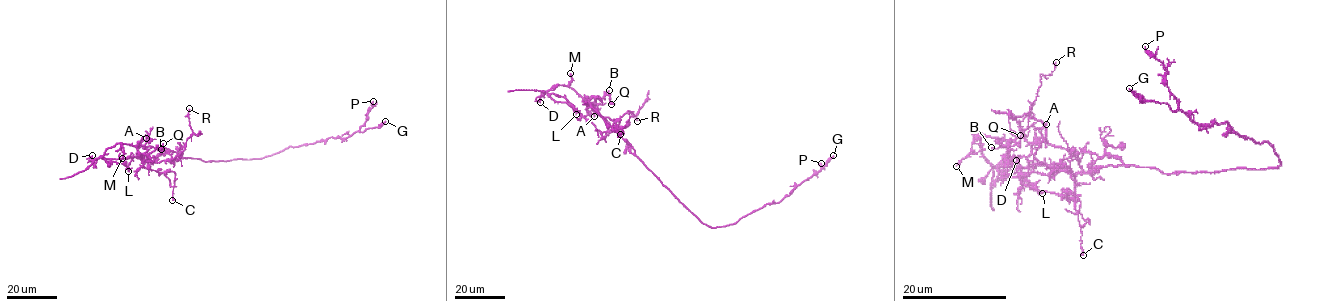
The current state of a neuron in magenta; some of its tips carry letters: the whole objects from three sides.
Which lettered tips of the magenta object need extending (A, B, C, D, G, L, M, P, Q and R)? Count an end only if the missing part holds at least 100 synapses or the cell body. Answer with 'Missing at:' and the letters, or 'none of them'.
Missing at: none of them

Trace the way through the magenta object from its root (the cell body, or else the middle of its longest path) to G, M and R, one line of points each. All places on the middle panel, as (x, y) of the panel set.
G: (668, 189), (703, 223), (713, 228), (724, 226), (766, 204), (779, 202), (816, 174), (833, 155)
M: (668, 189), (630, 152), (630, 146), (622, 136), (569, 86), (570, 73)
R: (668, 189), (630, 152), (630, 146), (616, 131), (620, 117), (628, 111), (635, 116), (640, 108), (637, 121)

